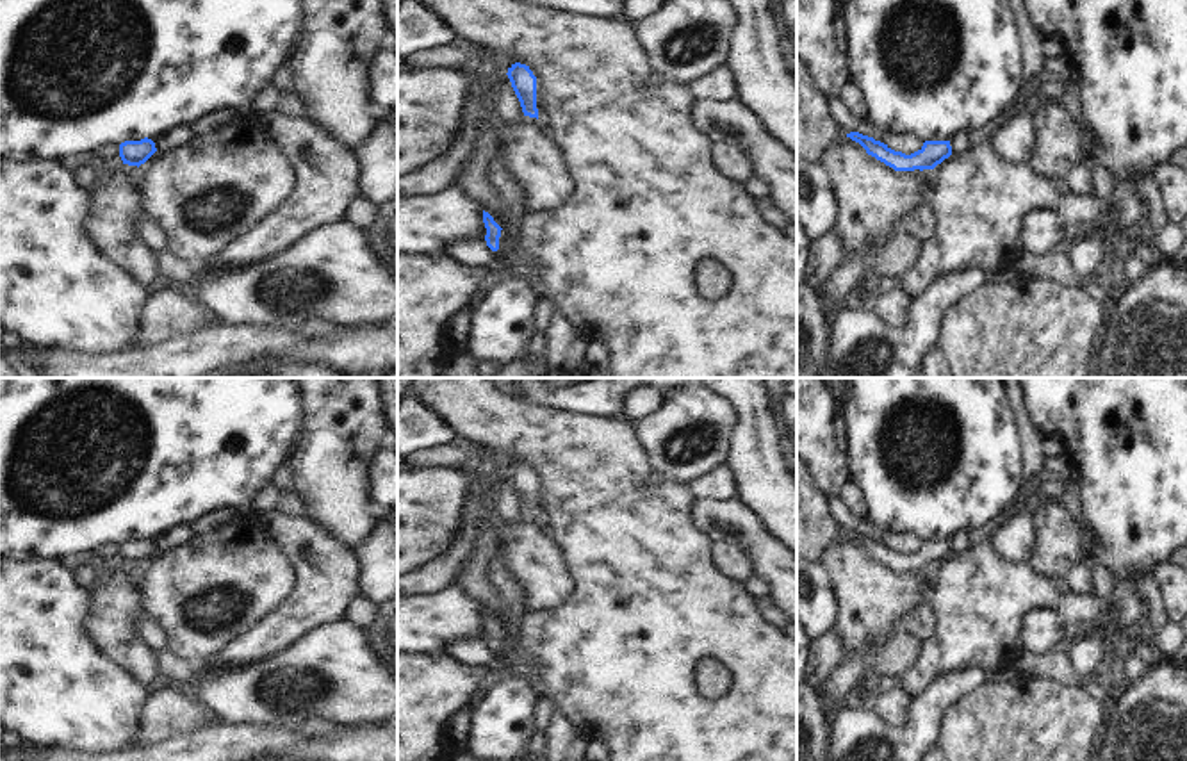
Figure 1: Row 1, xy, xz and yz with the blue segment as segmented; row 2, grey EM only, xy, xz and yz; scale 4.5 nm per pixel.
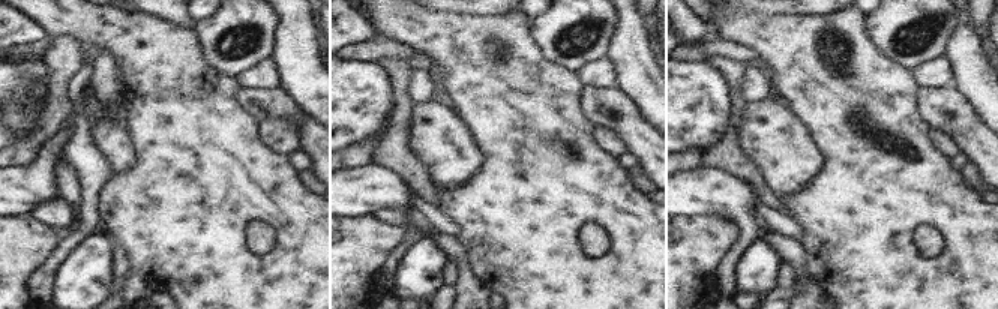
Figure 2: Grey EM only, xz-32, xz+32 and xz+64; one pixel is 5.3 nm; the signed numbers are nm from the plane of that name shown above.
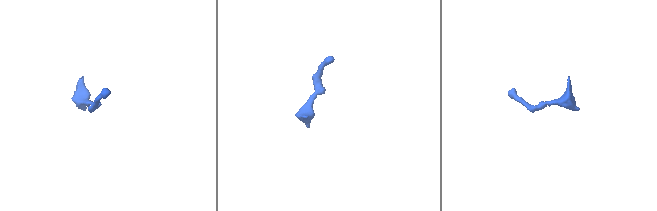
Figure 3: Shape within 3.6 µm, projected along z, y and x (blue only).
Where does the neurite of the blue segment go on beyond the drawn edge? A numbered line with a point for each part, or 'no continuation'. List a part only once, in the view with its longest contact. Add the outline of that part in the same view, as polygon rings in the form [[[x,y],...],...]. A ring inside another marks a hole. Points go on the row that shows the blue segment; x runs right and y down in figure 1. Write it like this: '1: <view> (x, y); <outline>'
1: xz (512, 245); [[[504,228],[501,230],[499,250],[506,250],[515,255],[529,273],[538,274],[544,271],[544,266],[536,262],[535,255],[522,248],[519,237],[510,237]]]

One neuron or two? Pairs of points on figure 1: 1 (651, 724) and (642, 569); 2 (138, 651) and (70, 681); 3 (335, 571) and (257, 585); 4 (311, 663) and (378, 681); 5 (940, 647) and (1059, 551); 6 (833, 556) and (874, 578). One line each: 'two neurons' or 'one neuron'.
1: one neuron
2: two neurons
3: two neurons
4: one neuron
5: two neurons
6: one neuron

